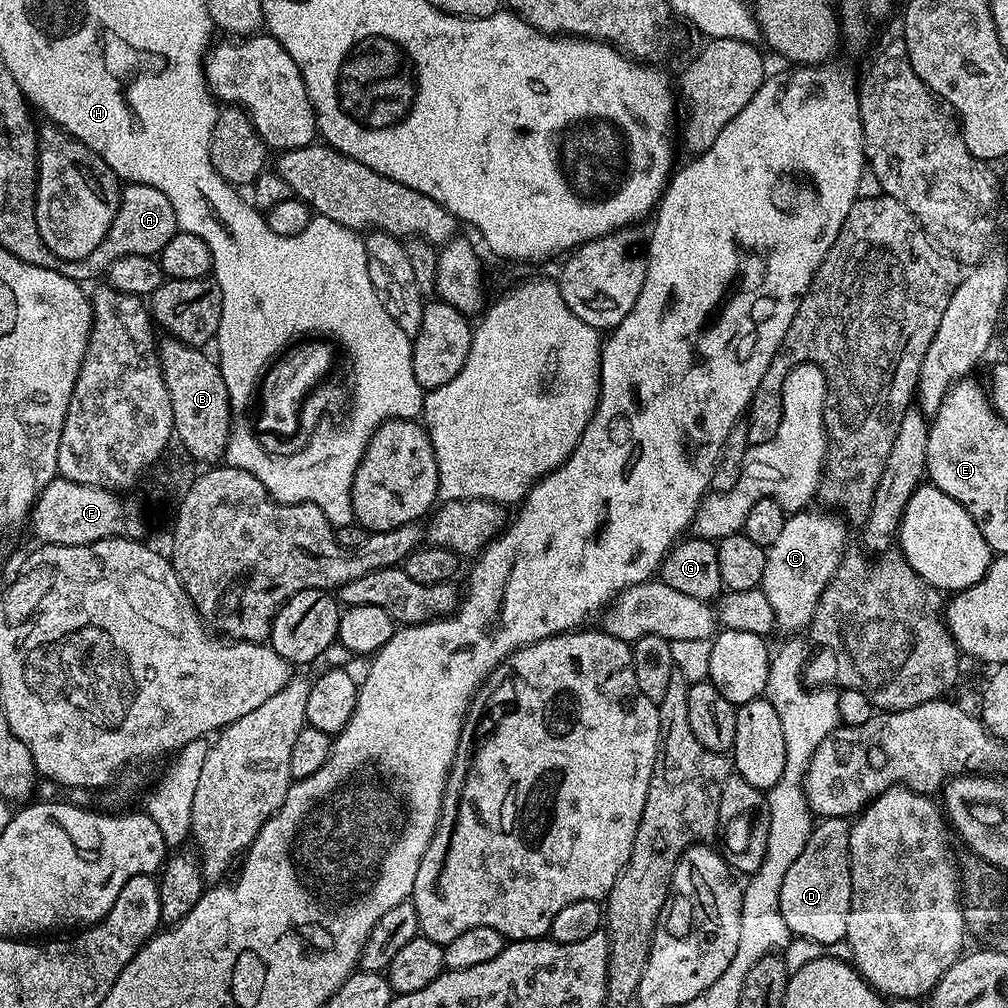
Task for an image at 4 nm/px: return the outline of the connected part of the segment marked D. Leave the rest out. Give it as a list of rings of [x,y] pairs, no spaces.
[[[842,816],[823,817],[808,835],[806,846],[794,862],[790,862],[790,870],[786,870],[786,878],[782,878],[780,891],[780,913],[789,933],[793,937],[801,936],[804,940],[813,940],[816,944],[836,944],[846,937],[846,918],[850,914],[850,898],[852,897],[852,869],[848,862],[848,834],[850,824]]]

